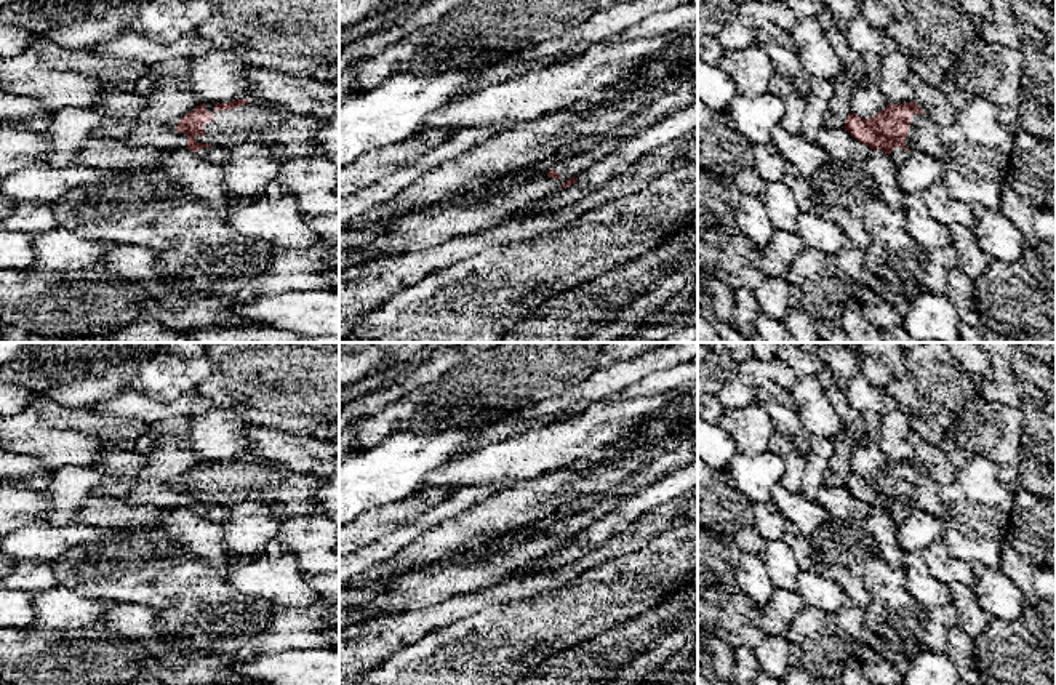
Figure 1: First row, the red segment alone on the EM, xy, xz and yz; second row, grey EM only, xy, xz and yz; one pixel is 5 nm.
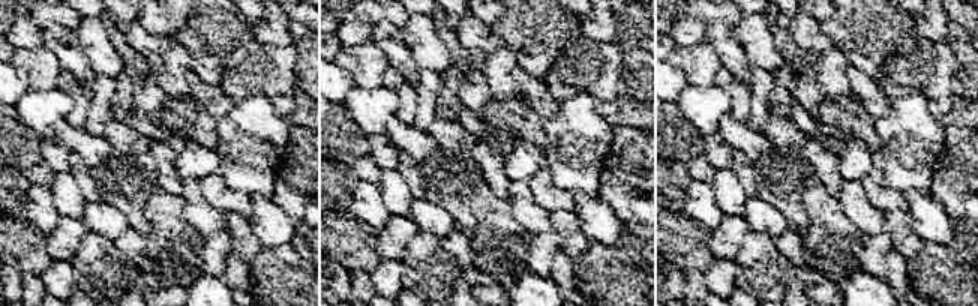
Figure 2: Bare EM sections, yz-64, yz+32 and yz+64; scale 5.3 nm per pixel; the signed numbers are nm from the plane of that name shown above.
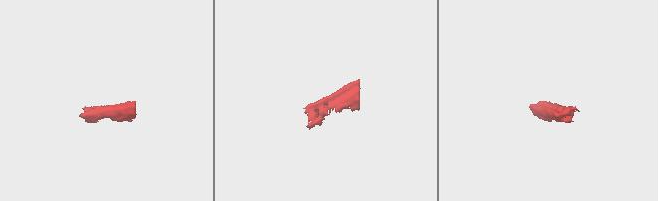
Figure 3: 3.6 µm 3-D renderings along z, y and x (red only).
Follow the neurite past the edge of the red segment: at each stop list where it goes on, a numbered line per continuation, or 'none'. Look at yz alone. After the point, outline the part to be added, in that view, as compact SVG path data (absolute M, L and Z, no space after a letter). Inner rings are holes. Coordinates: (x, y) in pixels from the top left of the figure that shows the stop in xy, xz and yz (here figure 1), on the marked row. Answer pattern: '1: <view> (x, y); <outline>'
1: yz (898, 154); M901 147L893 149L893 152L890 154L891 160L896 162L898 165L901 165L910 150L904 150Z

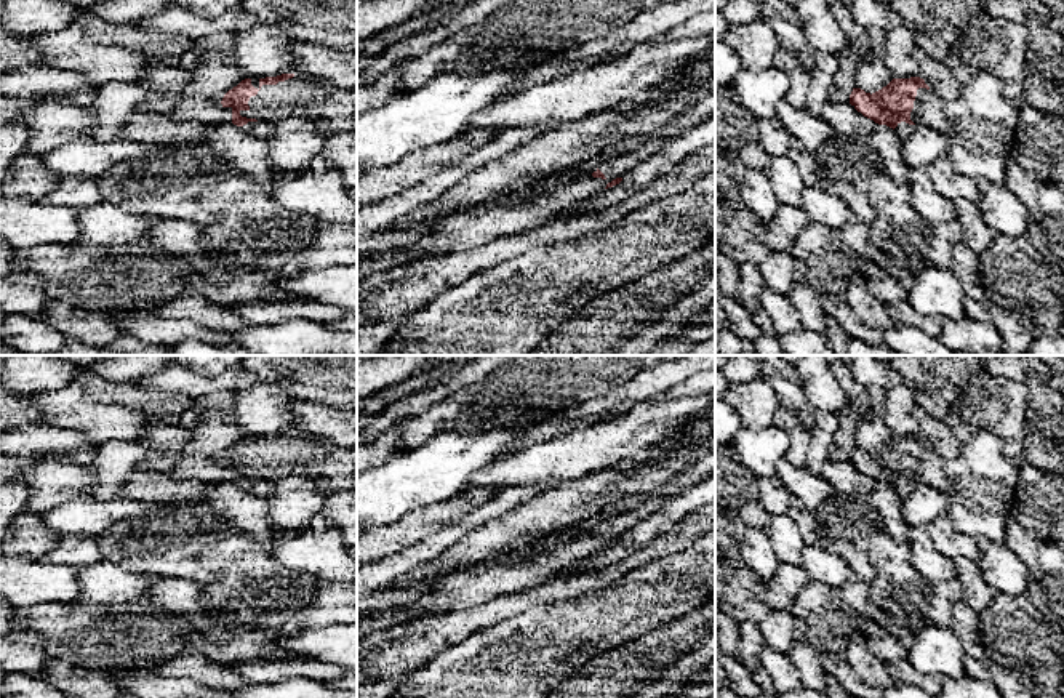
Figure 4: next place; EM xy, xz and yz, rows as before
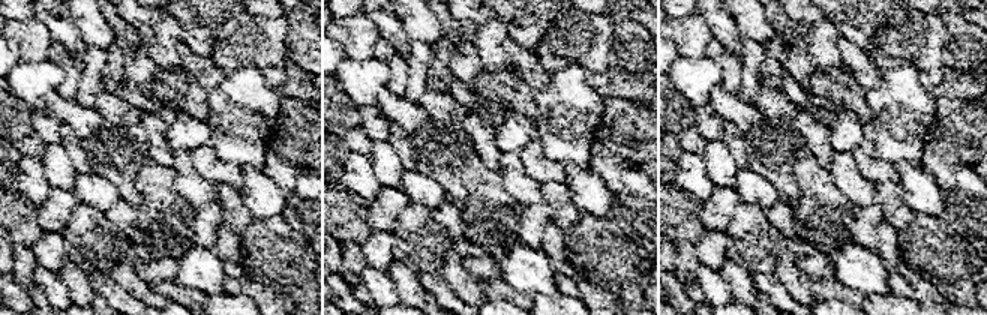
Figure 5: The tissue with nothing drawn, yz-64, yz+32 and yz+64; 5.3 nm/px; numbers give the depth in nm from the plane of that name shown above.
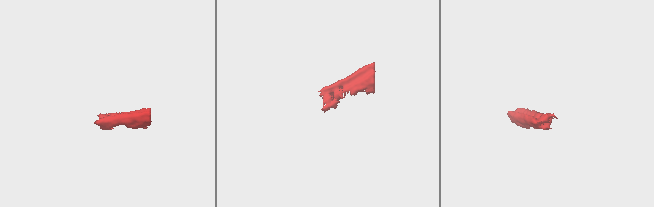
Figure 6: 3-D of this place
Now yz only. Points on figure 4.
1: yz (903, 128); M906 122L898 123L898 126L894 128L896 134L901 136L902 139L906 139L915 125L909 125Z

